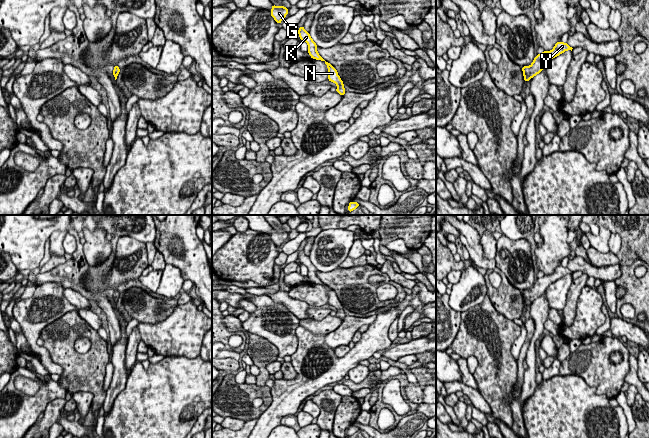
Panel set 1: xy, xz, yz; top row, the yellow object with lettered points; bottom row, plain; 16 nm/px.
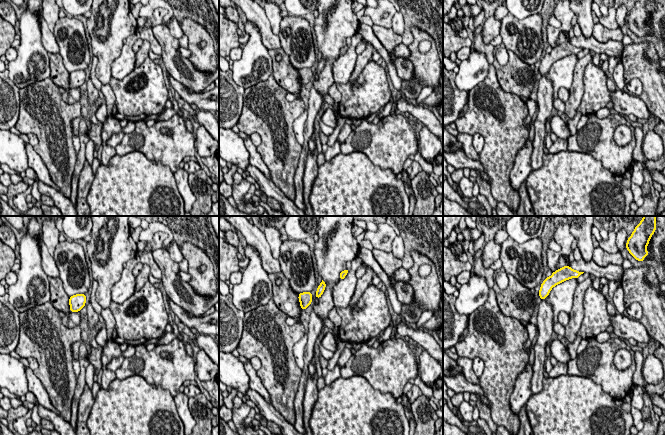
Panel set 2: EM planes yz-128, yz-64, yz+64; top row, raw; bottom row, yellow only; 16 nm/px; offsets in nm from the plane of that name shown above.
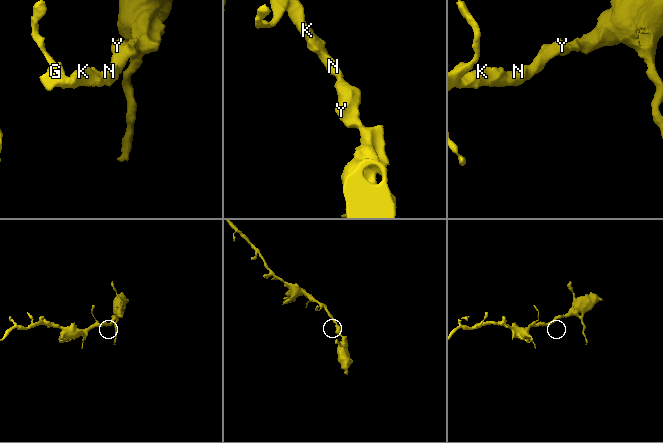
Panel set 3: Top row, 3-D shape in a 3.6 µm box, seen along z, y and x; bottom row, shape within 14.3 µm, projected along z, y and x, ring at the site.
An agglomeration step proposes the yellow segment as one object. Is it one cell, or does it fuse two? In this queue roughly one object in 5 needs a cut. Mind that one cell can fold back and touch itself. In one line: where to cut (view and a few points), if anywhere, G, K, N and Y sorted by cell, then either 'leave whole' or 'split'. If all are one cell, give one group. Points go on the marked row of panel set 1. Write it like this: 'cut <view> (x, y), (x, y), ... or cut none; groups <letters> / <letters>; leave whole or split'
cut none; groups G K N Y; leave whole

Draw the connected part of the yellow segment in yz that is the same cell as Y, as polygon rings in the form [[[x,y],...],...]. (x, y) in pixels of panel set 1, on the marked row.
[[[560,41],[555,44],[551,51],[544,51],[543,53],[538,54],[530,66],[522,67],[525,82],[539,74],[551,59],[559,56],[567,50],[572,51],[572,49],[573,48],[570,47],[567,43]]]

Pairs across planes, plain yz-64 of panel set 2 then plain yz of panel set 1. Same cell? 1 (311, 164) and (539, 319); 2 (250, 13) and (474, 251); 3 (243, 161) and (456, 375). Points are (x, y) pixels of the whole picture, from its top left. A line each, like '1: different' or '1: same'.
1: same
2: same
3: same

